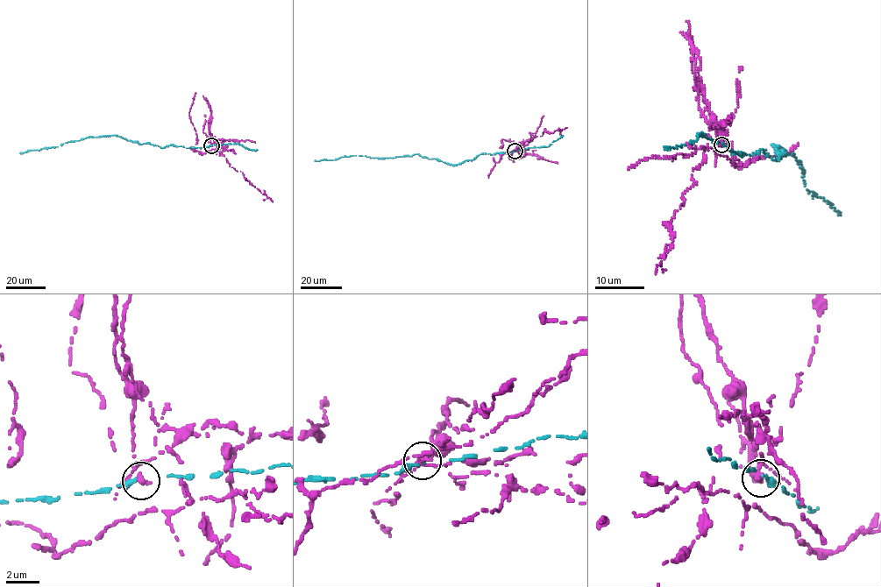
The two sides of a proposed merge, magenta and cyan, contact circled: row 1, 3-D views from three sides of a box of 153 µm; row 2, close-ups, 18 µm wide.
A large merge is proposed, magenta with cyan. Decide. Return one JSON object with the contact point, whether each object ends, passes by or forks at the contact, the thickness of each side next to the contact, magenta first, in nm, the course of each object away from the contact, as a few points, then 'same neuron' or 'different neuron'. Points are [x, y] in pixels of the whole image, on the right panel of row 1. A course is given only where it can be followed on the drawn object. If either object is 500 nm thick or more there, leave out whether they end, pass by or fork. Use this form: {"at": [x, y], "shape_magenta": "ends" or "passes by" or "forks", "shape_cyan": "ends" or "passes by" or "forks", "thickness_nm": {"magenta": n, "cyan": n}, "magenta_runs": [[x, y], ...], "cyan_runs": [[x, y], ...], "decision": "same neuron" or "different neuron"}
{"at": [721, 144], "shape_magenta": "ends", "shape_cyan": "ends", "thickness_nm": {"magenta": 340, "cyan": 240}, "magenta_runs": [[721, 144], [698, 86], [709, 135], [705, 161], [692, 170], [693, 185], [672, 218], [674, 235], [655, 273]], "cyan_runs": [[722, 144], [741, 156], [763, 150], [775, 161], [784, 155], [771, 145], [793, 154], [806, 191], [839, 215]], "decision": "different neuron"}

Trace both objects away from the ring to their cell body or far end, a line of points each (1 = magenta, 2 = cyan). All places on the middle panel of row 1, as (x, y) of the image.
1: (515, 150), (521, 144), (518, 143), (521, 146), (530, 135), (542, 136), (544, 131), (553, 132), (566, 127)
2: (515, 151), (481, 153), (456, 165), (417, 153), (315, 160)

